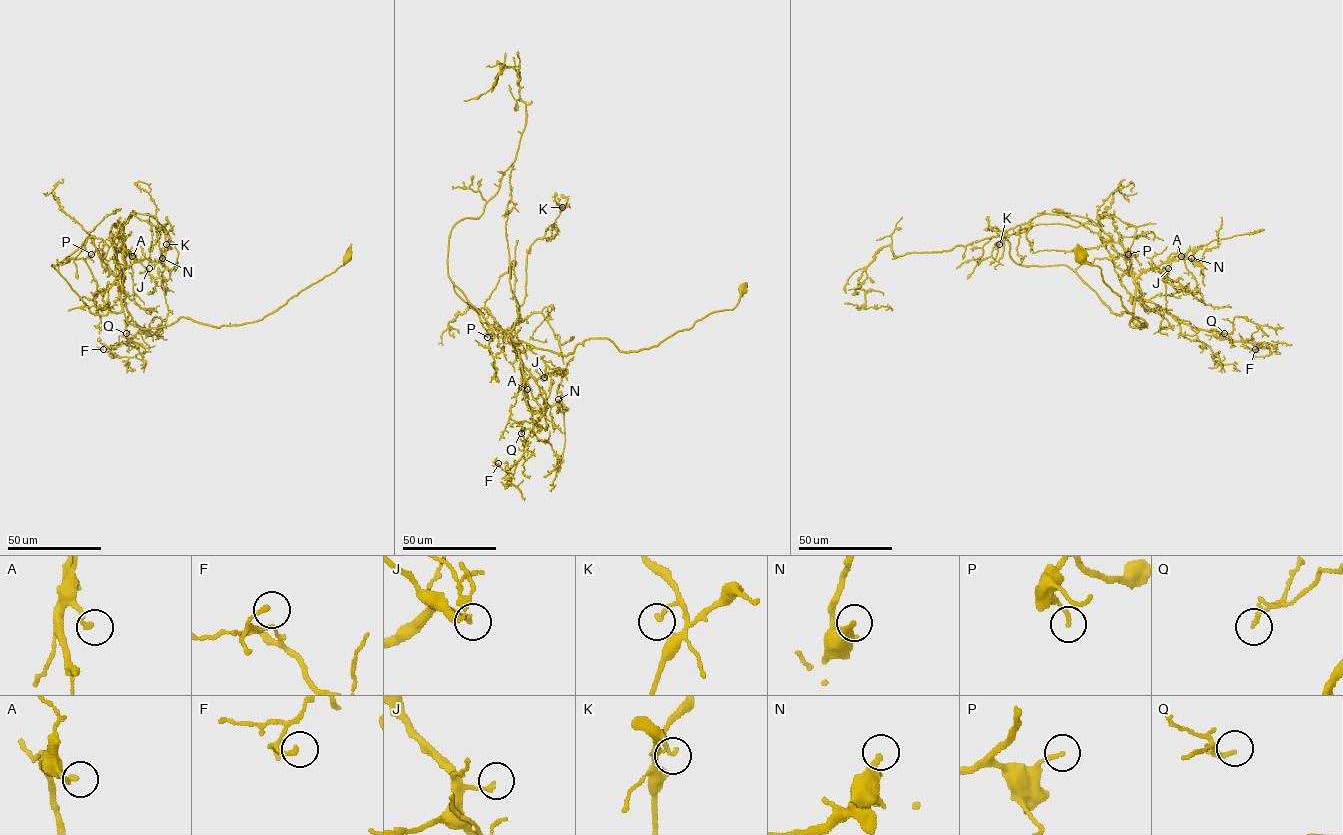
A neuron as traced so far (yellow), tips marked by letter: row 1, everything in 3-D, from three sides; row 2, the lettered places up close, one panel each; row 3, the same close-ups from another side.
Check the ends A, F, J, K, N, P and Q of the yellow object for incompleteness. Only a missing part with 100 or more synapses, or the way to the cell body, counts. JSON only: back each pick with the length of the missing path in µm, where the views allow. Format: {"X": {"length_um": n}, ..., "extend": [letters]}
{"N": {"length_um": 70}, "extend": ["N"]}

